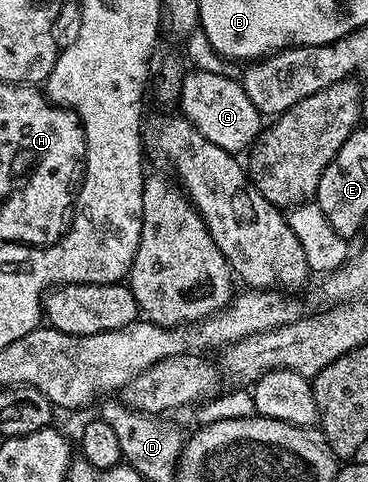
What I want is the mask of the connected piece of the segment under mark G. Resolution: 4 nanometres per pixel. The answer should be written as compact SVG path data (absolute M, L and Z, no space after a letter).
M194 69L181 82L180 111L201 134L215 146L239 154L252 147L263 130L263 114L258 110L240 81L226 73L211 73Z

